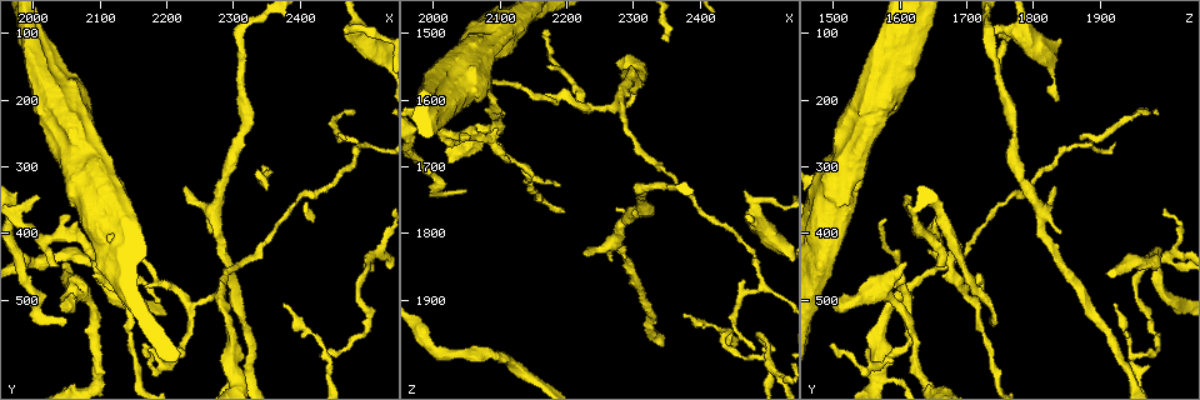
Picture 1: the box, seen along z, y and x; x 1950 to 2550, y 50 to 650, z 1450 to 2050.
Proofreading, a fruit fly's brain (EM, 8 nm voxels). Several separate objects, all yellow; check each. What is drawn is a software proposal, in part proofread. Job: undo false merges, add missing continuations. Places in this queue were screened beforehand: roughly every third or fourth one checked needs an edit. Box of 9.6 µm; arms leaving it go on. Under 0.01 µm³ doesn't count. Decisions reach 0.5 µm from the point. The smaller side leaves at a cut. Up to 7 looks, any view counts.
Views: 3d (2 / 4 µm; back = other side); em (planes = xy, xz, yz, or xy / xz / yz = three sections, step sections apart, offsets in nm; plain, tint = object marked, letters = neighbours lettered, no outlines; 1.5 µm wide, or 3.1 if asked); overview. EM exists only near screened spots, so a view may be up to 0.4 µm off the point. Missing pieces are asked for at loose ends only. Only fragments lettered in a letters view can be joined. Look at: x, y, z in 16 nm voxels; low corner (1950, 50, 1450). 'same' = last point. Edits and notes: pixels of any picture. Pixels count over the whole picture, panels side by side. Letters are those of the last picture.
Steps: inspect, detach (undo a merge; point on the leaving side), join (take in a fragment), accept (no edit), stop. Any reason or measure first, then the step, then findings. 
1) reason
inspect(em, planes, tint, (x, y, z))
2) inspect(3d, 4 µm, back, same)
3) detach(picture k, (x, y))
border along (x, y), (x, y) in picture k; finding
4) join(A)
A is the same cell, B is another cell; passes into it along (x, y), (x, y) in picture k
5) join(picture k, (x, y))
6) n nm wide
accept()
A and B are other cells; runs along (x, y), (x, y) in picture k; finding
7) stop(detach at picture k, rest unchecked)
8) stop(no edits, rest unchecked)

an open end
inspect(3d, 4 µm, (2465, 90, 1740))

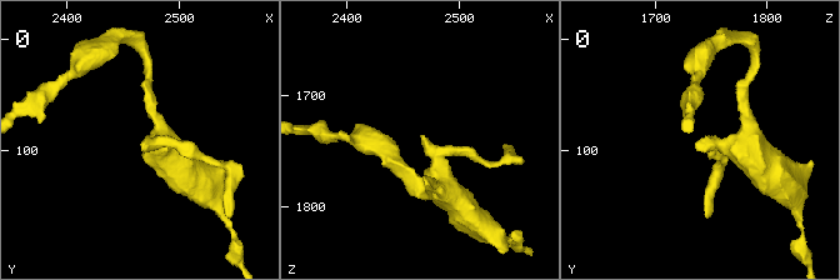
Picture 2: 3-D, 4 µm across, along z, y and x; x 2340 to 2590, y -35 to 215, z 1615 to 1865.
arms of 160, 440 nm; need the tissue
inspect(em, planes, letters, (2466, 92, 1736))

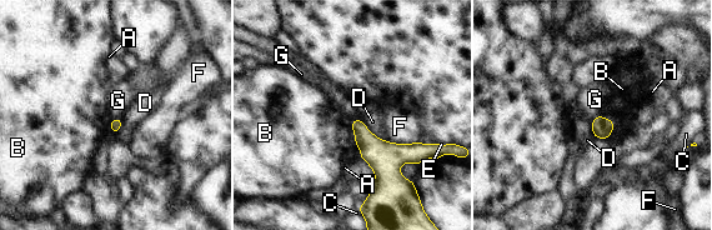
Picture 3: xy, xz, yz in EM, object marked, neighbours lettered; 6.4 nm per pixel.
accept()
A, B, C, D, E, F and G are other cells; border along (612, 119), (613, 128), (607, 139) in picture 3; no lettered fragment goes on from it

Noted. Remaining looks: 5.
tapers out
inspect(3d, 2 µm, (2375, 505, 1925))

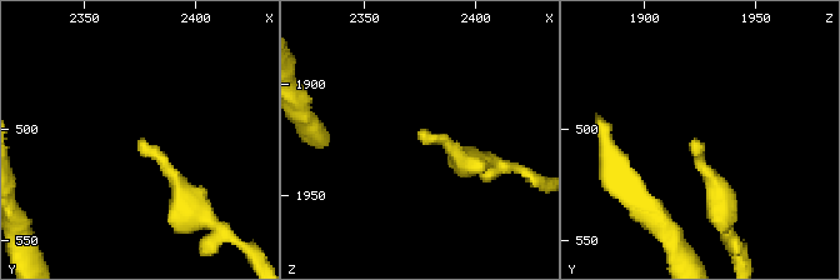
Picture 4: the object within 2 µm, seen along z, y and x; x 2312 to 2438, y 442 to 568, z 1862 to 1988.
need the tissue
inspect(em, planes, plain, (2376, 504, 1923))

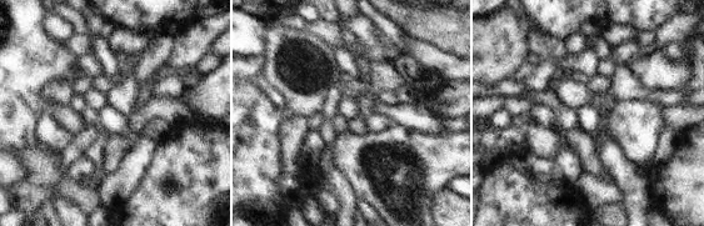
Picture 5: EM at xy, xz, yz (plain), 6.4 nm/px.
see the neighbours
inspect(em, planes, letters, same)

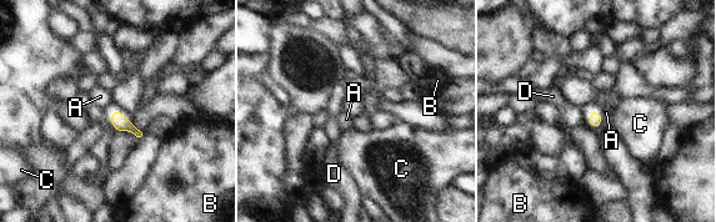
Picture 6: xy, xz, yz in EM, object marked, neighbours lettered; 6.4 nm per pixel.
A touches over 130 nm
accept()
A, B, C and D are other cells; border along (594, 110), (601, 117), (595, 129) in picture 6; none of them fits

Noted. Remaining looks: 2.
an open end
inspect(em, planes, letters, (2050, 375, 1660))

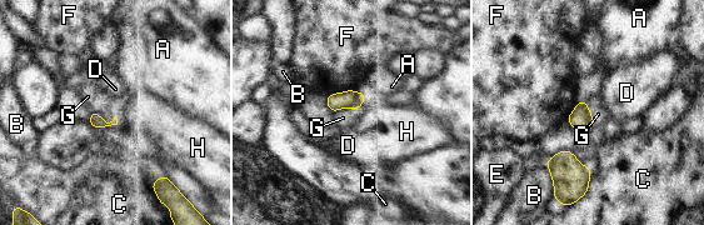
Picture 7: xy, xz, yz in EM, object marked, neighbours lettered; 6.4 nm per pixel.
accept()
A, B, C, D, E, F, G and H are other cells; border along (91, 110), (105, 121), (115, 116) in picture 7; none of them fits

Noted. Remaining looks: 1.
stop(no edits, rest unchecked)

